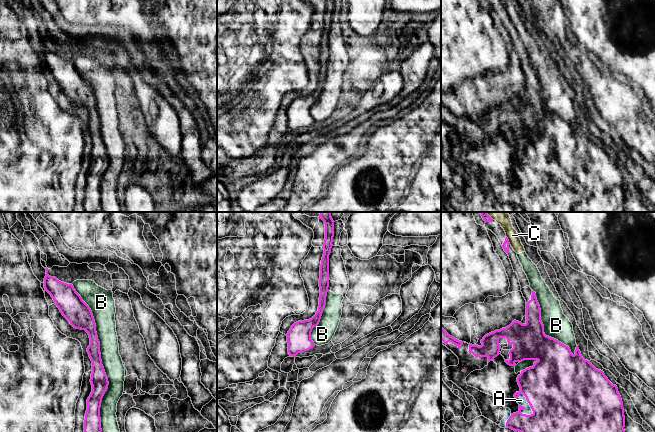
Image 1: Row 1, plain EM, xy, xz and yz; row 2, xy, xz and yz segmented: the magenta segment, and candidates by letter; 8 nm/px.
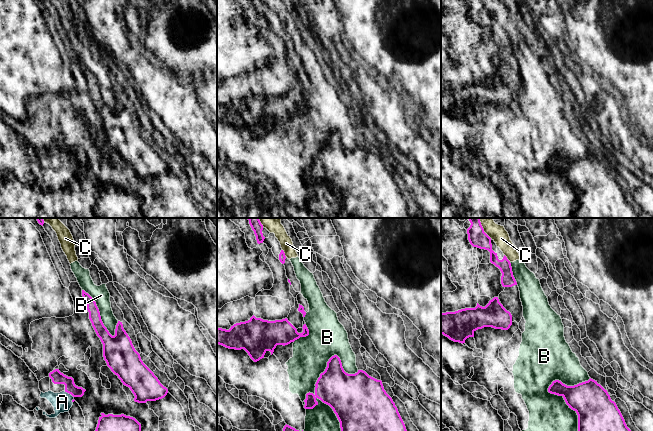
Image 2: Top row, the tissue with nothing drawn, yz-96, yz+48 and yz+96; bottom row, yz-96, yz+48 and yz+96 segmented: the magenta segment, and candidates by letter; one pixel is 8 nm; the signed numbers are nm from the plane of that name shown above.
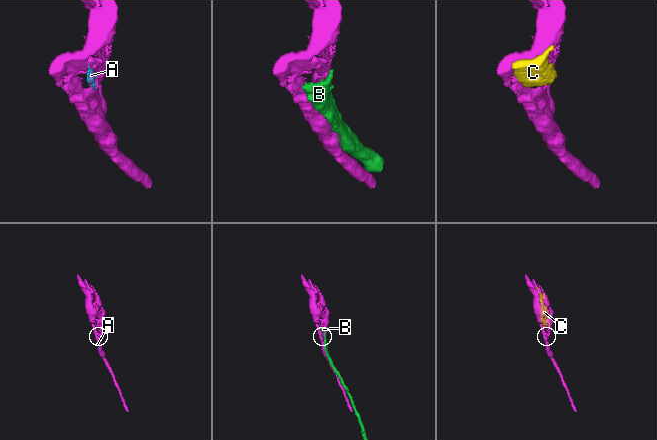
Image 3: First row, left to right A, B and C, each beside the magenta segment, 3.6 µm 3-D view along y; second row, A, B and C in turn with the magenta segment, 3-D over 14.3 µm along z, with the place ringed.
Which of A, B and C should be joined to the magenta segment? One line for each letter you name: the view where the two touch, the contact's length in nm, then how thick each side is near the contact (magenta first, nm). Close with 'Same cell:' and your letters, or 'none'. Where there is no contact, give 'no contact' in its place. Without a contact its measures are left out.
A: contact in yz; length 200 nm; calibres 500 and 80 nm
Same cell: A

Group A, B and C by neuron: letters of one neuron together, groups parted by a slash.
A / B C

